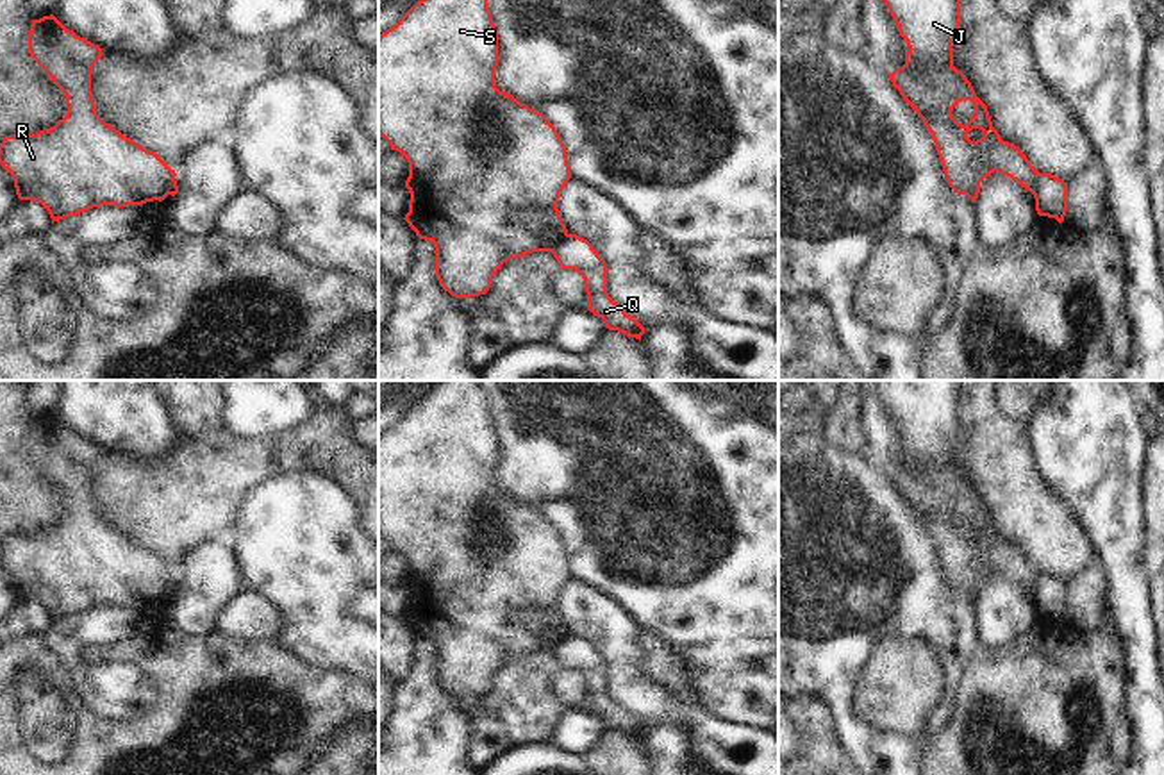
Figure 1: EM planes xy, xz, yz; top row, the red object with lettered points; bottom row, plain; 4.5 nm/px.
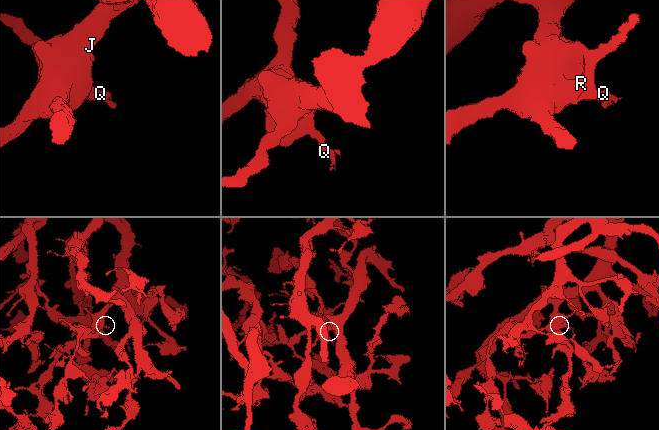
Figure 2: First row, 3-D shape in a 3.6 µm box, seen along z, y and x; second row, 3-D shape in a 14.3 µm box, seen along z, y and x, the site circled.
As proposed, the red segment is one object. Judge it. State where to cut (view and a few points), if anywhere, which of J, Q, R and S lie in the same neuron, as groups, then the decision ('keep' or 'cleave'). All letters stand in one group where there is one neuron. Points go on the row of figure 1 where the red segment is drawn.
cut xz (568, 234), (550, 250); groups J R S / Q; cleave

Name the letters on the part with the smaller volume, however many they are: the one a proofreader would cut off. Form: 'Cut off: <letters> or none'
Cut off: Q

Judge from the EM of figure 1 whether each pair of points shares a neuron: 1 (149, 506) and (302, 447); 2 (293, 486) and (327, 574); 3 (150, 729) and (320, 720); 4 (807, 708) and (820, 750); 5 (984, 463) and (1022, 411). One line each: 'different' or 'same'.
1: same
2: same
3: same
4: same
5: different

